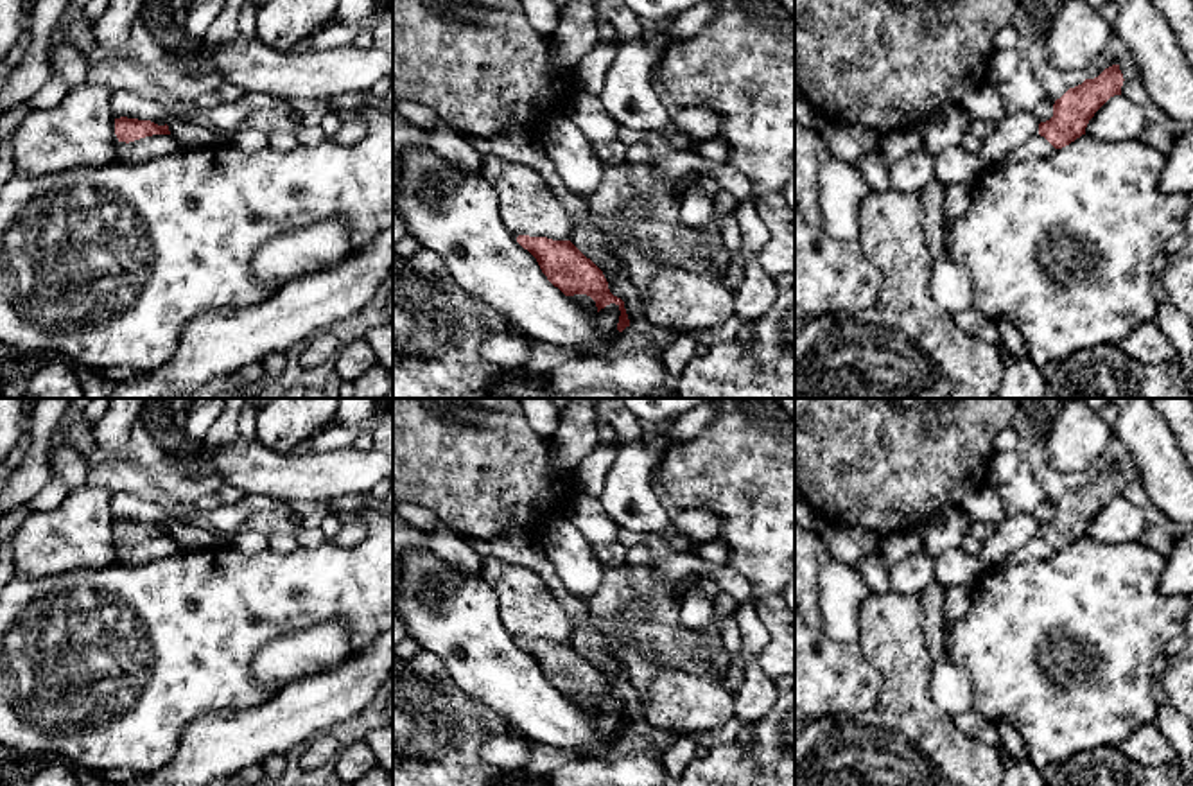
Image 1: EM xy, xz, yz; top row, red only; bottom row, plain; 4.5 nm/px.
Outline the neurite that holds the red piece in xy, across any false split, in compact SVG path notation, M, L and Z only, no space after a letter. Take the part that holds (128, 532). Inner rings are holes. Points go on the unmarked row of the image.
M120 519L115 520L115 537L118 540L115 563L126 569L136 569L179 551L167 526Z

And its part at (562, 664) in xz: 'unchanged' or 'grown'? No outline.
unchanged

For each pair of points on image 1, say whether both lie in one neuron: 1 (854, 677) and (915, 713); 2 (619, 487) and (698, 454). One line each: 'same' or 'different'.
1: different
2: different

